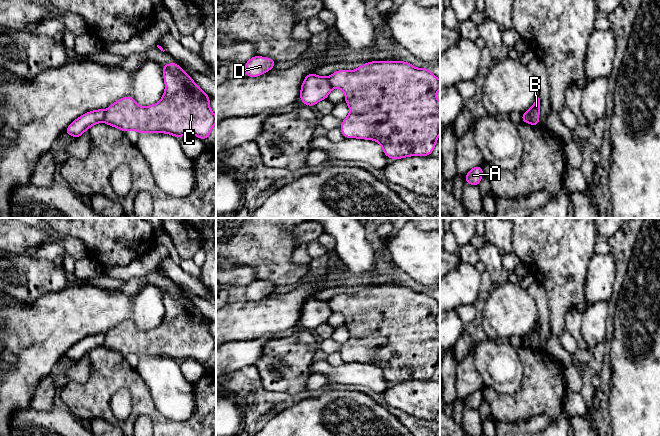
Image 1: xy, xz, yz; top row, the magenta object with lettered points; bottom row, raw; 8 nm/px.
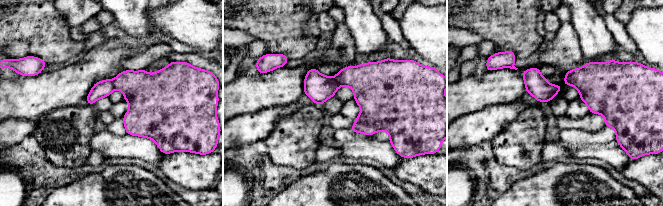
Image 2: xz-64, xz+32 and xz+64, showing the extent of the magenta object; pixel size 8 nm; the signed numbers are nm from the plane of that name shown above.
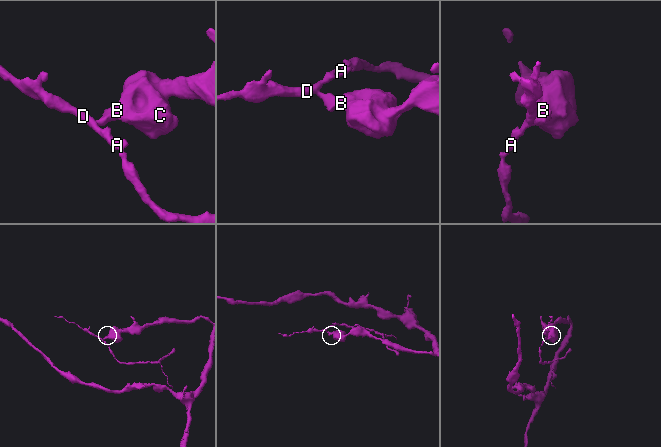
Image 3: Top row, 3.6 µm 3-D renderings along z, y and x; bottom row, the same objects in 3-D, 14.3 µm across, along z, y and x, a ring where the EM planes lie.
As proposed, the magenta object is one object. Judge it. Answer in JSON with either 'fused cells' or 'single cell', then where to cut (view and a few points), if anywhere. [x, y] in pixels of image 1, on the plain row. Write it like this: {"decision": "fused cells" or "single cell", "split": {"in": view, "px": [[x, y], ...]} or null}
{"decision": "fused cells", "split": {"in": "yz", "px": [[526, 335], [529, 346]]}}

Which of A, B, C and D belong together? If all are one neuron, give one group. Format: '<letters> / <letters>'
A B D / C

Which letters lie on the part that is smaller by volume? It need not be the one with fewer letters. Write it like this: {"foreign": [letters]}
{"foreign": ["A", "B", "D"]}

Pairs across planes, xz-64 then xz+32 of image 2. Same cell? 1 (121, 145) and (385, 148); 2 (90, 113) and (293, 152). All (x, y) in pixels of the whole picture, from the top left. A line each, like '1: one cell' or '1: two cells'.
1: one cell
2: one cell

